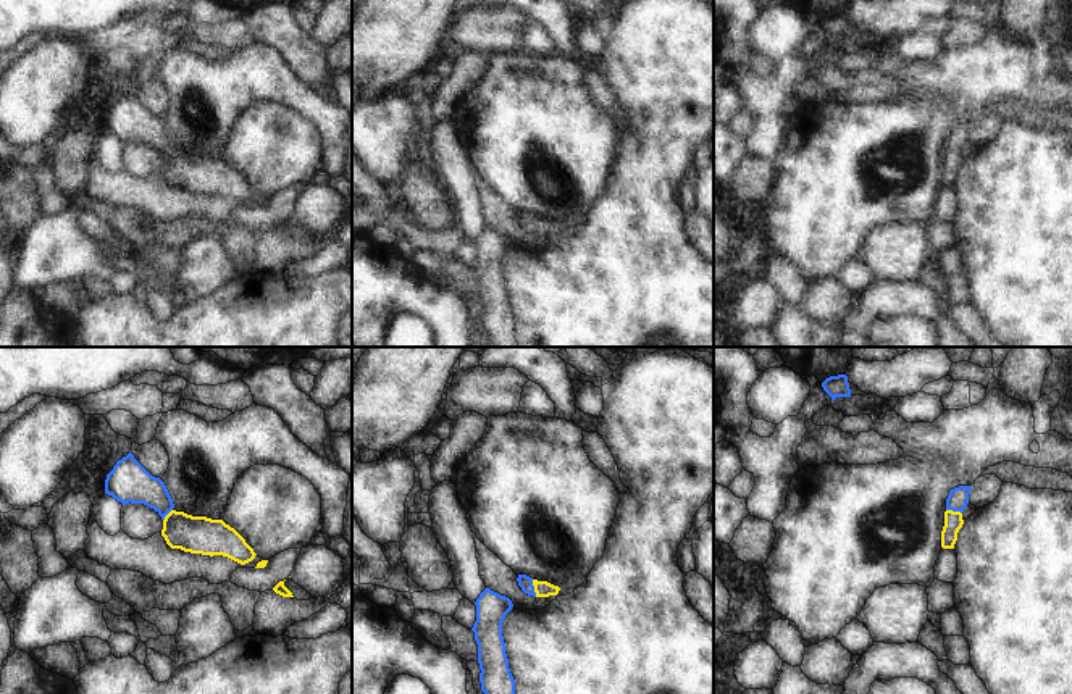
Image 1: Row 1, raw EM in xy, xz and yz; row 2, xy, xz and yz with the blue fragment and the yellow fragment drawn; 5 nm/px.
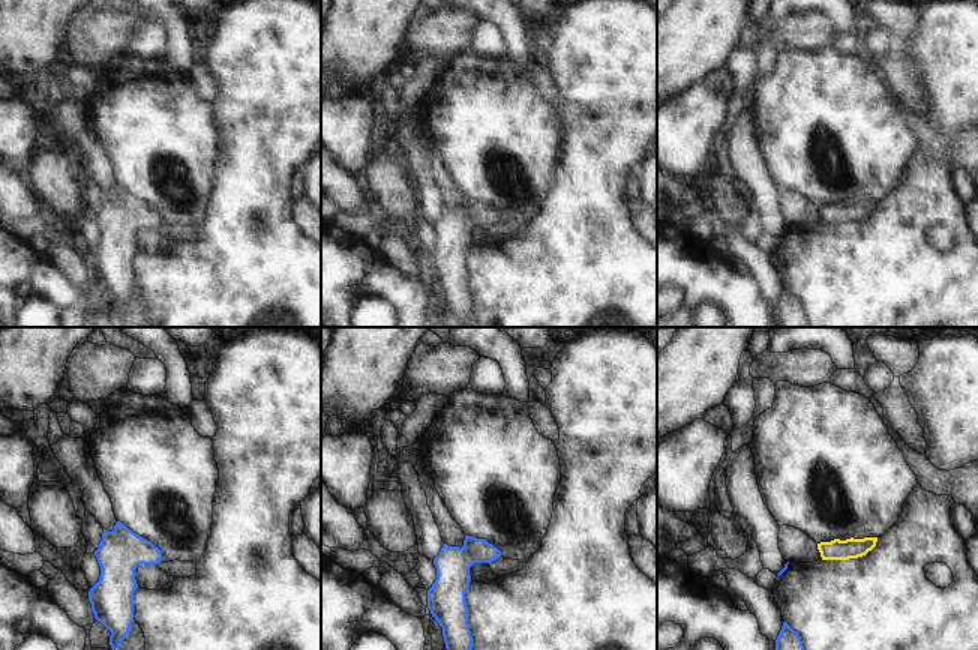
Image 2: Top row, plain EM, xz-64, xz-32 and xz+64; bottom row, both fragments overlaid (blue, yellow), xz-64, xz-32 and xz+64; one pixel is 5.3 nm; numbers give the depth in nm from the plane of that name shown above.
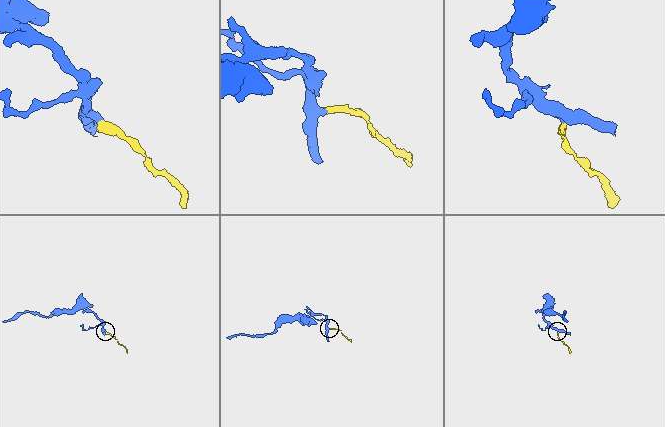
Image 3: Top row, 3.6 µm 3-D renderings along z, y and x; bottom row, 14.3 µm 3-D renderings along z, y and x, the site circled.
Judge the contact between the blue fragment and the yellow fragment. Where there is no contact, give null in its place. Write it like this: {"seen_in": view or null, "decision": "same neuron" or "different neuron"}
{"seen_in": "xz", "decision": "same neuron"}

